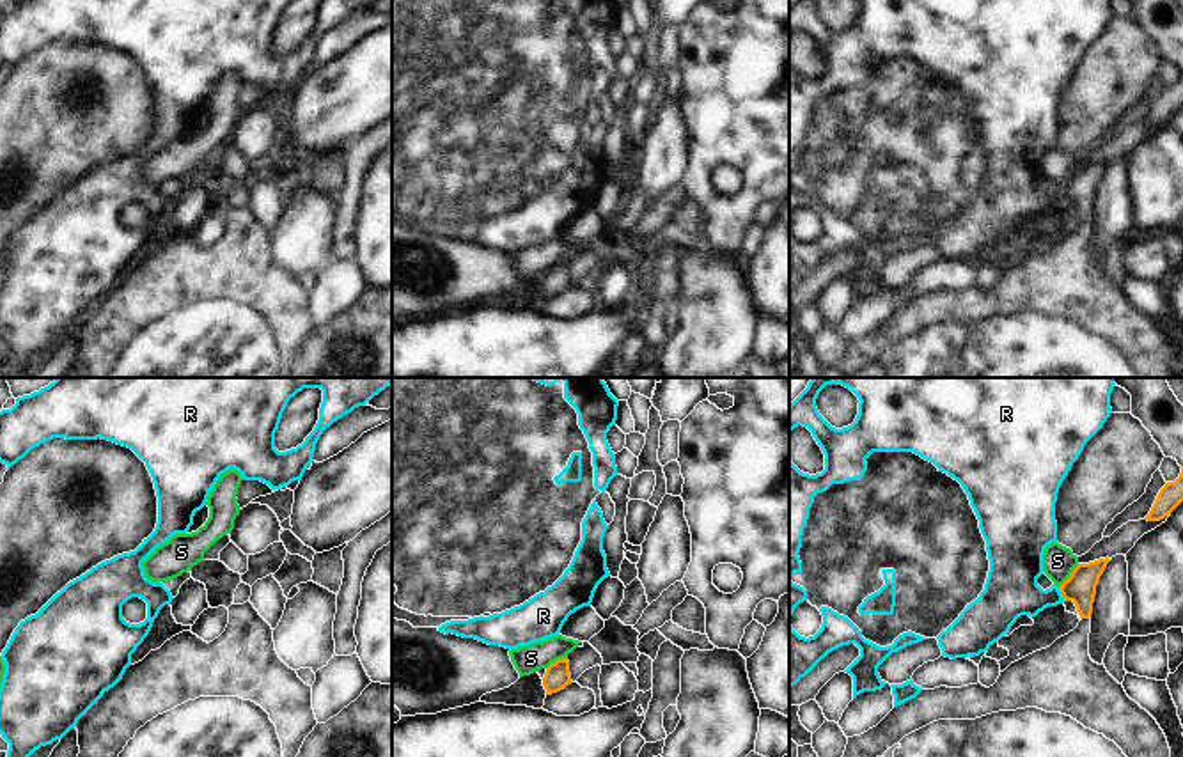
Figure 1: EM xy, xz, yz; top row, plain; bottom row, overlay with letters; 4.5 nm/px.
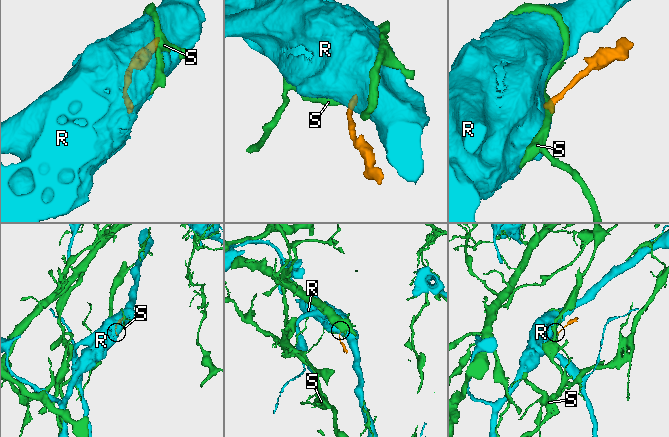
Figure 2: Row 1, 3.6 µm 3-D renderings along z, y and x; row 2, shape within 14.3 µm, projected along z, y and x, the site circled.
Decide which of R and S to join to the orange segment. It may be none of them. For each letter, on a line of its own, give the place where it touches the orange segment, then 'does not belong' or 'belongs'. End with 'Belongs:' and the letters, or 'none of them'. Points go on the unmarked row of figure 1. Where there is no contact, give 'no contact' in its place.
R: meets orange in yz at (1061, 195); does not belong
S: meets orange in yz at (1070, 179); does not belong
Belongs: none of them

